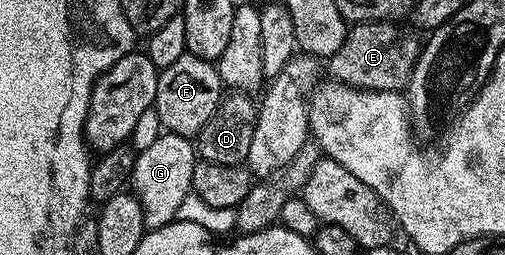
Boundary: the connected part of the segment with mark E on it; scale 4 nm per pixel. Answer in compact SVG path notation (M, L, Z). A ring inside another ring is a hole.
M370 22L349 27L342 47L327 61L337 81L365 90L400 90L412 77L416 60L420 57L421 41L415 40L399 23Z

